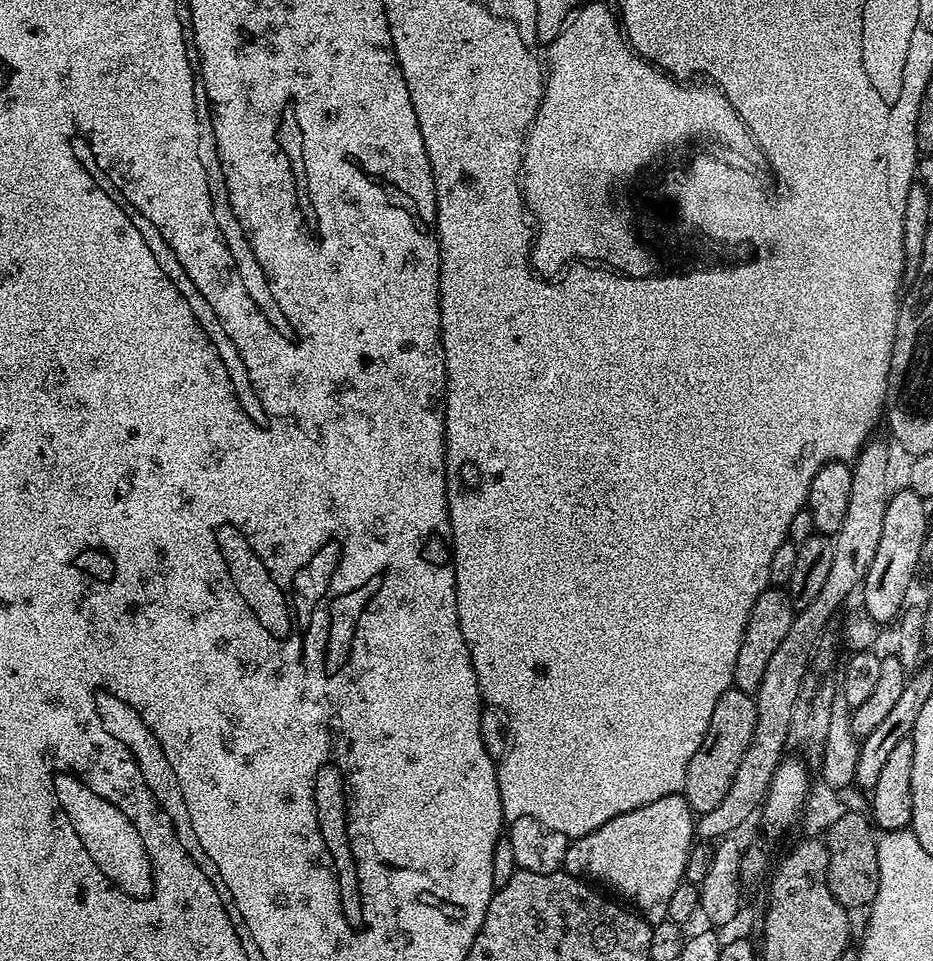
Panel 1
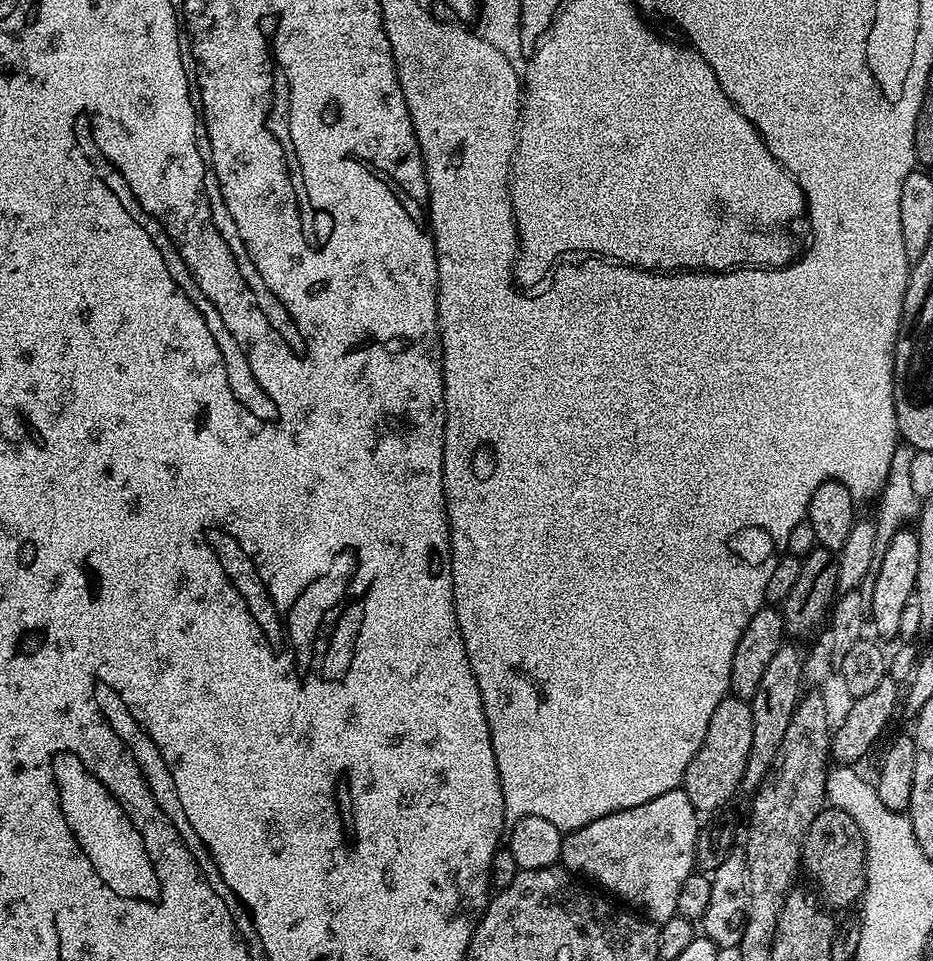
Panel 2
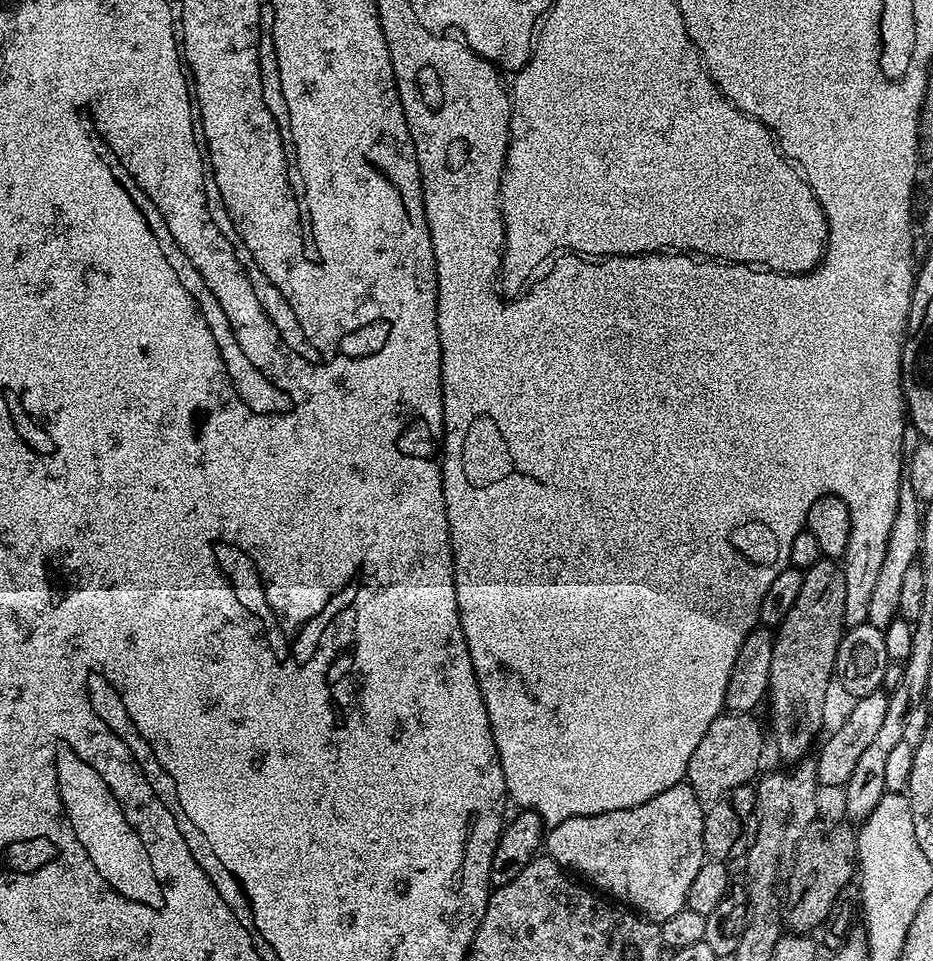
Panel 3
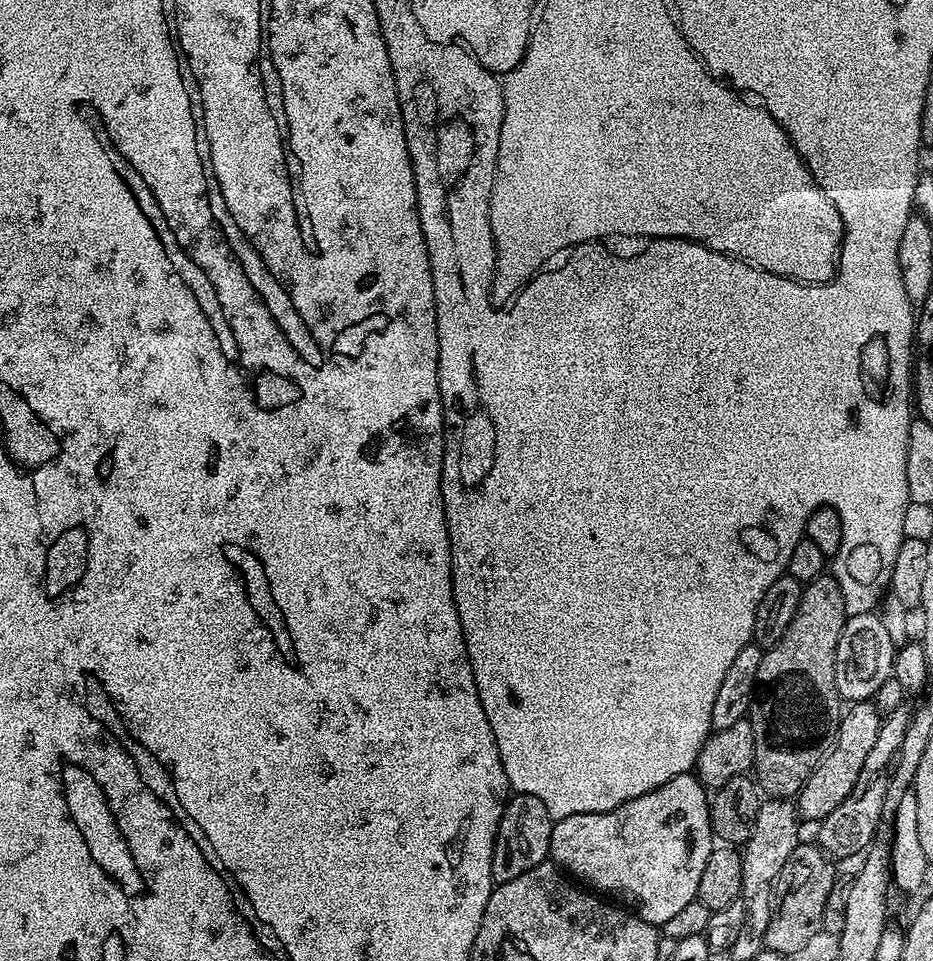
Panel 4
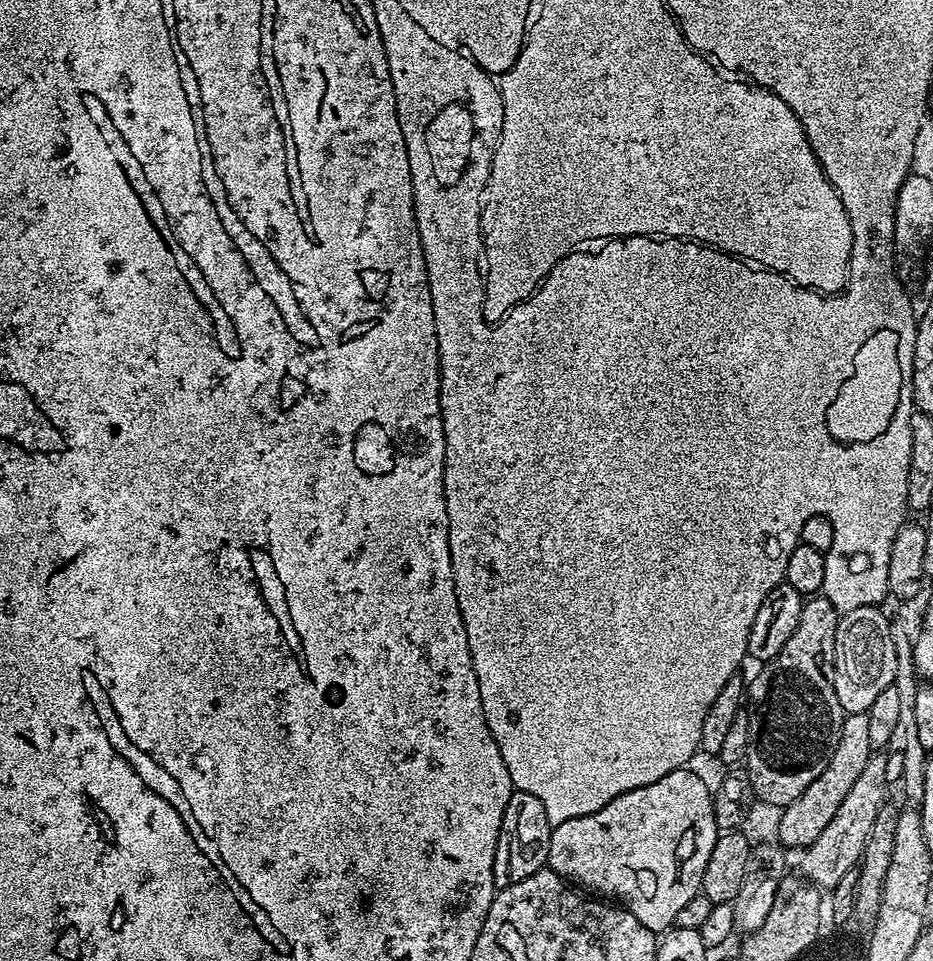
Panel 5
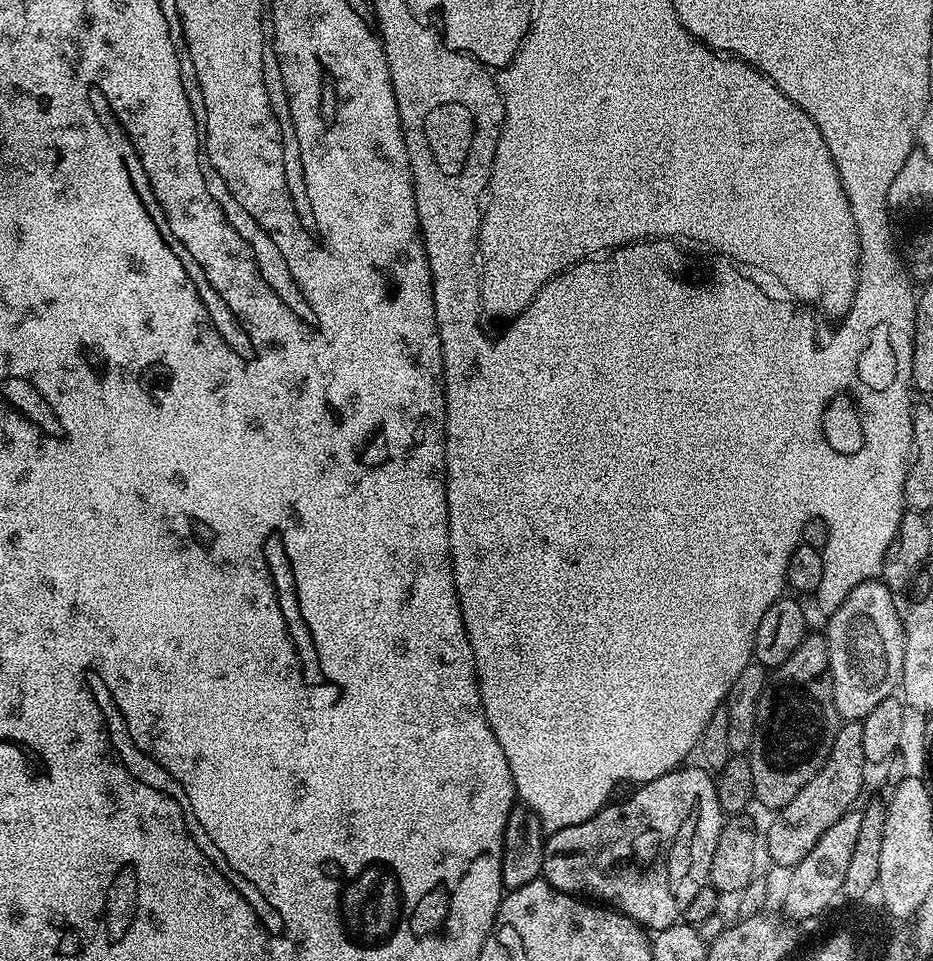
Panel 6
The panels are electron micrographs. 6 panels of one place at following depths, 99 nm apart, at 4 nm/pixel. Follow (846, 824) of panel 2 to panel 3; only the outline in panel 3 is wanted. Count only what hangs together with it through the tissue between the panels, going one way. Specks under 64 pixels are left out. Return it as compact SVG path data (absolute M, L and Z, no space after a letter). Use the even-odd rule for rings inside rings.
M817 818L812 821L810 826L802 834L802 838L796 847L796 858L792 862L792 867L786 881L786 895L782 900L782 920L788 924L793 933L808 934L811 928L819 929L824 923L824 919L830 914L831 907L836 900L845 895L844 887L848 883L853 883L854 873L858 868L858 857L856 854L857 833L852 832L844 824L839 824L836 820L823 820Z

